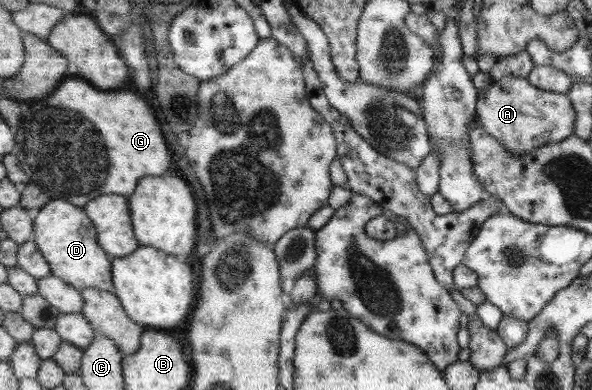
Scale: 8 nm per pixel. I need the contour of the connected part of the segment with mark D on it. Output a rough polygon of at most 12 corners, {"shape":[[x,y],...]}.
{"shape":[[51,200],[33,219],[50,274],[114,292],[111,257],[82,207]]}

